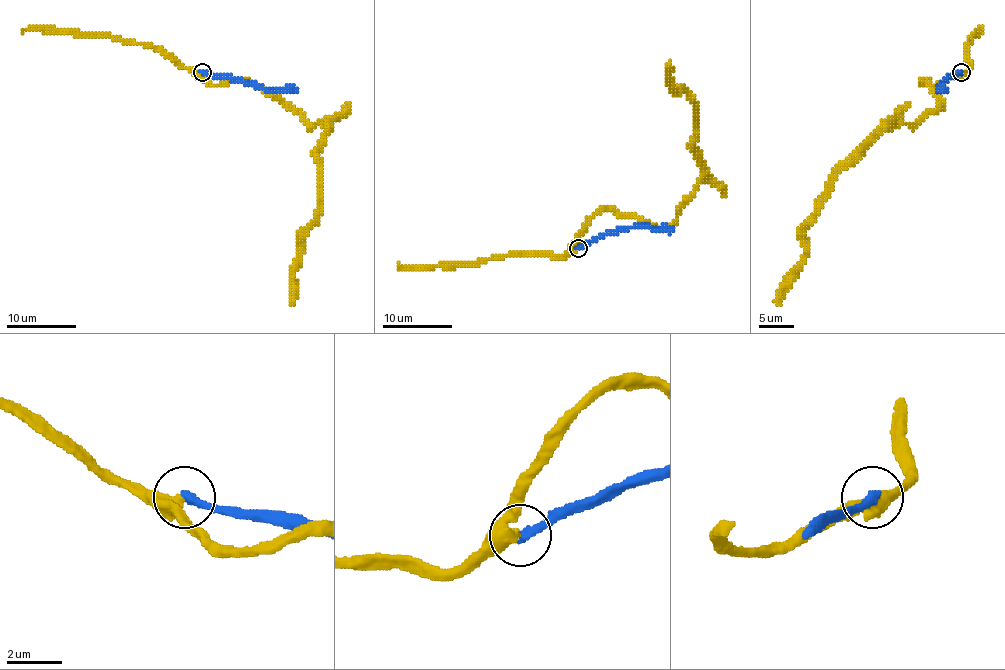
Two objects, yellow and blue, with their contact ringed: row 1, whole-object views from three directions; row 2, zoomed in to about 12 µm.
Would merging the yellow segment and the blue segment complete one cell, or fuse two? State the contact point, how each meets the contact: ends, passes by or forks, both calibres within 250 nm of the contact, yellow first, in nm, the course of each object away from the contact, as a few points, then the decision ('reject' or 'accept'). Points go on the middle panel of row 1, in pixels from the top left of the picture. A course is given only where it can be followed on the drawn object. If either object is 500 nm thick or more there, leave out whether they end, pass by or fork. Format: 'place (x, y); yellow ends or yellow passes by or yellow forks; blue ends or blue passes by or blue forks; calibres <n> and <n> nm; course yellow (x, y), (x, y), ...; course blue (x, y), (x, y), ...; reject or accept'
place (578, 248); yellow passes by; blue ends; calibres 380 and 320 nm; course yellow (578, 247), (576, 237), (583, 226), (606, 209), (667, 226), (700, 178), (695, 103), (669, 82), (667, 65); course blue (578, 247), (630, 228), (672, 232); reject

